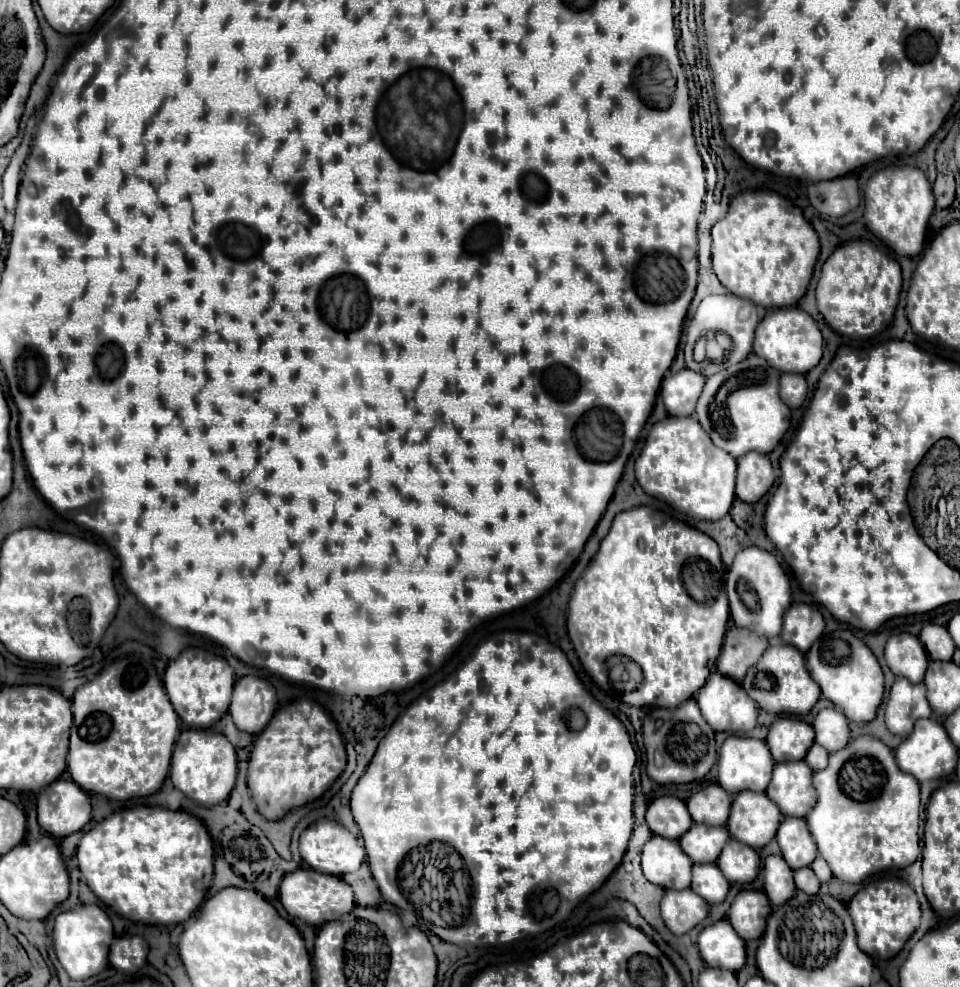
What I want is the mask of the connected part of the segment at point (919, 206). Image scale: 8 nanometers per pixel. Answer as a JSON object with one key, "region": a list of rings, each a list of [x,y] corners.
{"region":[[[894,166],[876,172],[864,188],[864,220],[868,230],[900,256],[918,256],[922,252],[928,218],[934,210],[932,184],[926,174],[912,166]]]}

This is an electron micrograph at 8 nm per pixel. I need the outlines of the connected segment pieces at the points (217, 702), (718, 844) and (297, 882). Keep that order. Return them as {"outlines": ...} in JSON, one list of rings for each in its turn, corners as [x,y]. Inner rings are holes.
{"outlines":[[[[186,648],[178,658],[168,664],[164,674],[164,688],[174,710],[186,726],[212,728],[230,706],[234,680],[234,670],[222,656],[216,656],[202,648]]],[[[694,824],[680,838],[680,848],[692,858],[692,862],[716,862],[728,838],[730,834],[724,826],[714,828],[706,824]]],[[[298,868],[294,872],[288,872],[282,878],[280,902],[290,916],[300,918],[302,922],[306,922],[310,926],[320,926],[324,922],[338,920],[342,914],[350,912],[354,908],[354,892],[338,876],[322,874],[322,872],[316,872],[312,868]]]]}

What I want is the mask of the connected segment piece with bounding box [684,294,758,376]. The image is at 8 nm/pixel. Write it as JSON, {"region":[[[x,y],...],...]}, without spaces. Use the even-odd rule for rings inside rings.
{"region":[[[734,294],[708,296],[708,298],[704,298],[704,300],[700,302],[694,318],[692,318],[690,324],[688,324],[686,348],[684,348],[684,352],[686,352],[686,368],[696,370],[696,372],[700,372],[700,374],[704,374],[704,376],[710,376],[710,374],[716,374],[716,372],[720,372],[722,368],[726,368],[726,366],[730,366],[730,364],[742,362],[742,360],[752,352],[752,340],[754,340],[756,324],[758,324],[758,310],[756,310],[756,304],[754,304],[754,302],[748,302],[748,300],[738,298],[738,296],[734,296]],[[708,330],[726,330],[726,334],[732,338],[732,352],[730,352],[728,360],[724,360],[724,362],[720,362],[720,364],[718,364],[718,362],[710,362],[710,360],[700,362],[700,364],[694,362],[694,358],[692,358],[694,344],[696,344],[696,340],[698,340],[700,336],[706,336]]]}

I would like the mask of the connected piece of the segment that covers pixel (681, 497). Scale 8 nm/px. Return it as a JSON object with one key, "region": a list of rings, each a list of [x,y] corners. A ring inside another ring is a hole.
{"region":[[[668,416],[652,426],[636,460],[636,480],[646,494],[666,500],[691,518],[720,520],[734,502],[736,460],[712,444],[696,418]]]}

